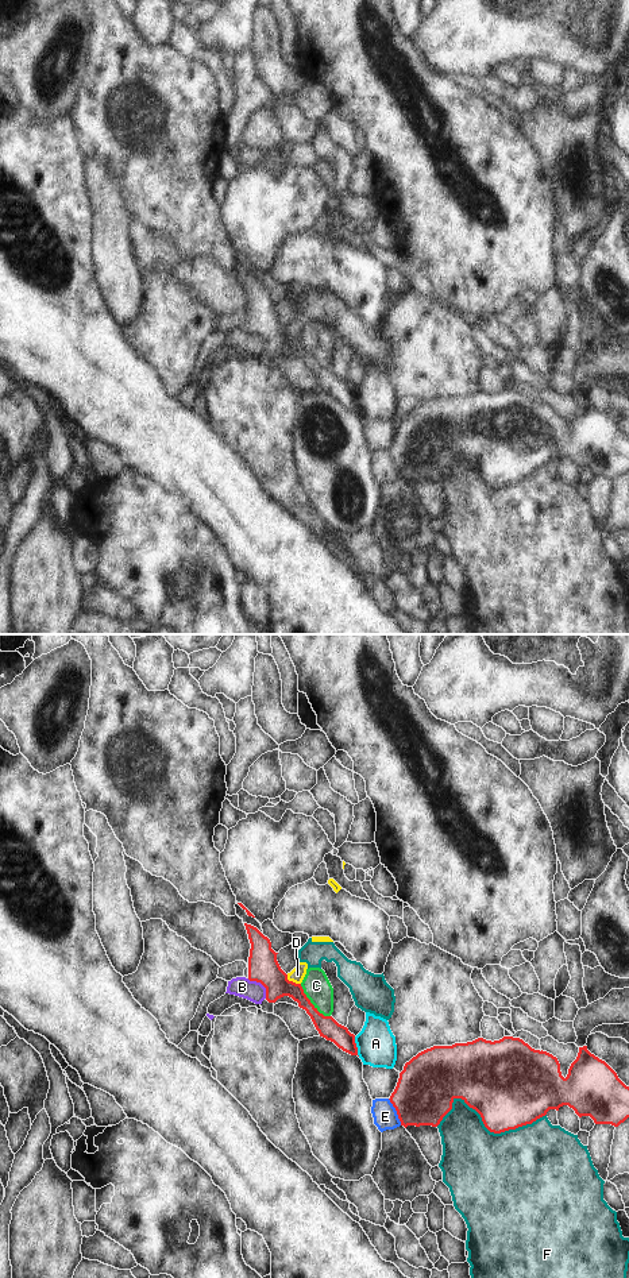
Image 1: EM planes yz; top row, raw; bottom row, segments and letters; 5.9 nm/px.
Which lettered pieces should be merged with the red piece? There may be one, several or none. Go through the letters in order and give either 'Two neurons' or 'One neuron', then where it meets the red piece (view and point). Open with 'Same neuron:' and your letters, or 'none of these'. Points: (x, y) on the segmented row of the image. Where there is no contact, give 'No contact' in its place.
Same neuron: none of these
A: Two neurons. Touches red at yz (355, 1046)
B: Two neurons. Touches red at yz (261, 983)
C: Two neurons. Touches red at yz (311, 1003)
D: Two neurons. Touches red at yz (292, 981)
E: Two neurons. Touches red at yz (397, 1112)
F: Two neurons. Touches red at yz (485, 1124)

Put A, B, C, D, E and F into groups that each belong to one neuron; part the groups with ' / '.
A / B D / C / E / F

